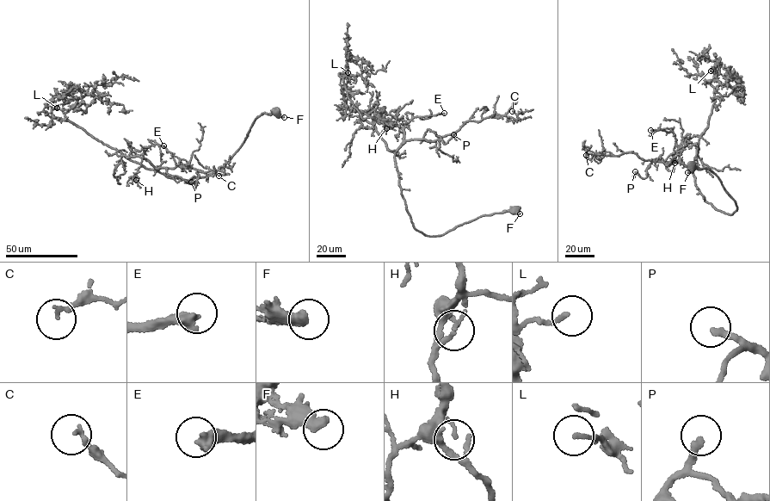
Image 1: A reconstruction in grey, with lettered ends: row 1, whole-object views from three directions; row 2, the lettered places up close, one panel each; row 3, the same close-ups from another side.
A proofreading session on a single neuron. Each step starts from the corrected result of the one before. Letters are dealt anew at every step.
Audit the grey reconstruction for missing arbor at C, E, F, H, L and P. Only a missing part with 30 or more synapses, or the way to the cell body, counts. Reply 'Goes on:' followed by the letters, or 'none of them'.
Goes on: E, P

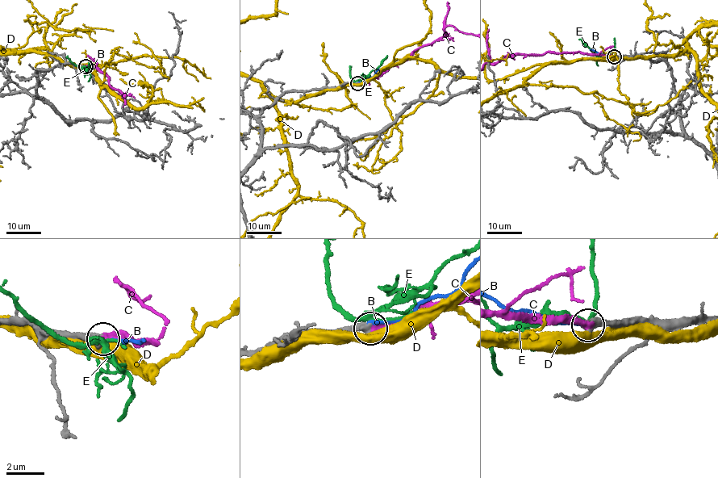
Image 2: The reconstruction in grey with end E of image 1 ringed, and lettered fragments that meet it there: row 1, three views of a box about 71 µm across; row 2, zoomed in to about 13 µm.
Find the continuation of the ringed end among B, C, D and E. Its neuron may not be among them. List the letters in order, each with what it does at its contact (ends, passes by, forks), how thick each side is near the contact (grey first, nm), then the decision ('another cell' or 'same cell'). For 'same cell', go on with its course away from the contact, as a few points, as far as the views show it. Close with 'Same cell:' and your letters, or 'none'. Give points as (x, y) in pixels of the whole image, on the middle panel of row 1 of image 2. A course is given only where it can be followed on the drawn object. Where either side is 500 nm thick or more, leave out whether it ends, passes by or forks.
B: it ends | 480/170 nm | another cell
C: 500/400 nm | same cell
D: 480/600 nm | another cell
E: 500/220 nm | another cell
Same cell: C

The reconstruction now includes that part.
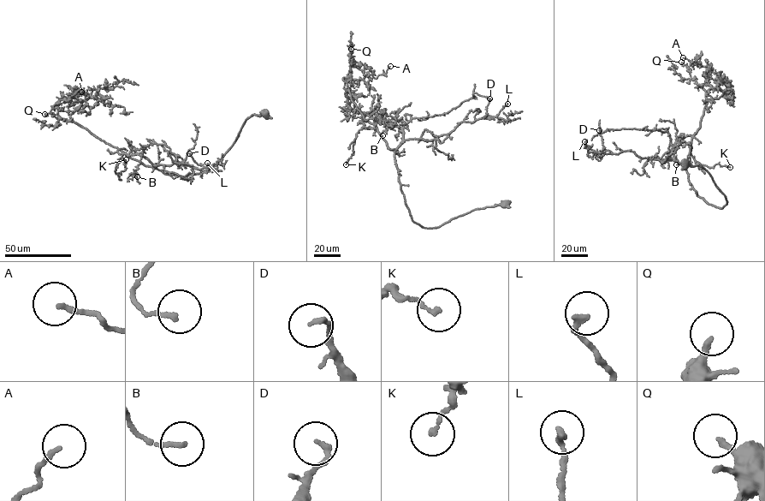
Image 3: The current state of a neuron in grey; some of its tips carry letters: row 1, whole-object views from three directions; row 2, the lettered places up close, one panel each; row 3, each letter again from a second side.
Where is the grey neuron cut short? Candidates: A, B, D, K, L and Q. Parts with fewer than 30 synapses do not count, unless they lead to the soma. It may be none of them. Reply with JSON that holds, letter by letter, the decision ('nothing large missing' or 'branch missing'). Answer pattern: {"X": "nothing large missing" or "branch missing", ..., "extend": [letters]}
{"A": "nothing large missing", "B": "nothing large missing", "D": "nothing large missing", "K": "nothing large missing", "L": "nothing large missing", "Q": "nothing large missing", "extend": []}

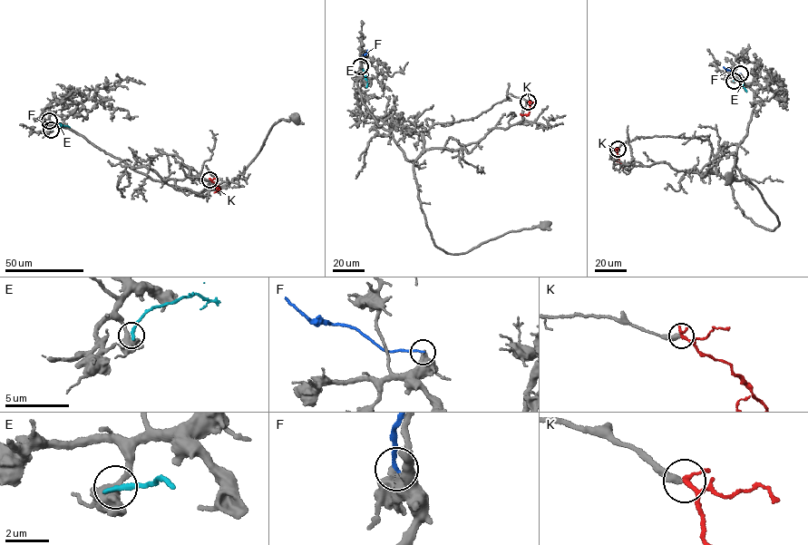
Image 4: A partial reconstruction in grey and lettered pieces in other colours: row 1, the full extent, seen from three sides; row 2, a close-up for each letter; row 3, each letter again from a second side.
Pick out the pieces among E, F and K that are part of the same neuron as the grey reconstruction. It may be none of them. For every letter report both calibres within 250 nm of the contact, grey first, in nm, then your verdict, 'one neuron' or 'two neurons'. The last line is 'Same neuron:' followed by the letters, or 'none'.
E: 400 nm thick on the grey side, 280 nm on the other; two neurons
F: 480 nm thick on the grey side, 180 nm on the other; two neurons
K: 360 nm thick on the grey side, 190 nm on the other; two neurons
Same neuron: none

